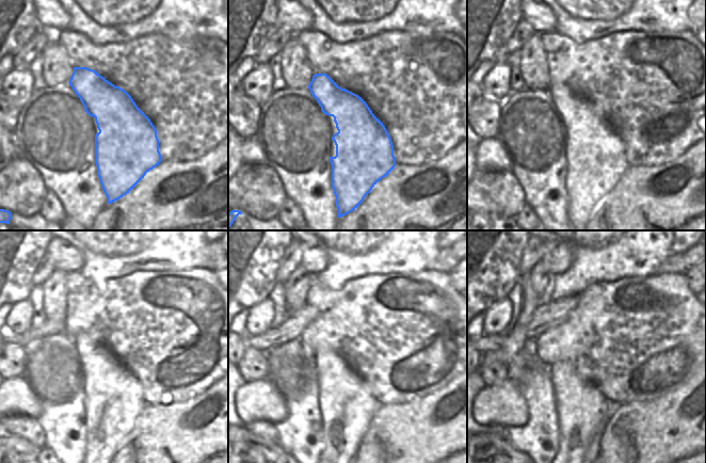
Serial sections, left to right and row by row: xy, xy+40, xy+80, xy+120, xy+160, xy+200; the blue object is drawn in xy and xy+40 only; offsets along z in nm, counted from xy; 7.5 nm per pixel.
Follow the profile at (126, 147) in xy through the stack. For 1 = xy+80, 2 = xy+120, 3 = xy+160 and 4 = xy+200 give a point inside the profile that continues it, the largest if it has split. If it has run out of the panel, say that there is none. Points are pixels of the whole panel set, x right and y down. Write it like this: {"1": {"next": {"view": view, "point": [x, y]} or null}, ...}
{"1": {"next": {"view": "xy+80", "point": [599, 161]}}, "2": {"next": {"view": "xy+120", "point": [107, 427]}}, "3": {"next": {"view": "xy+160", "point": [341, 438]}}, "4": {"next": {"view": "xy+200", "point": [576, 435]}}}

